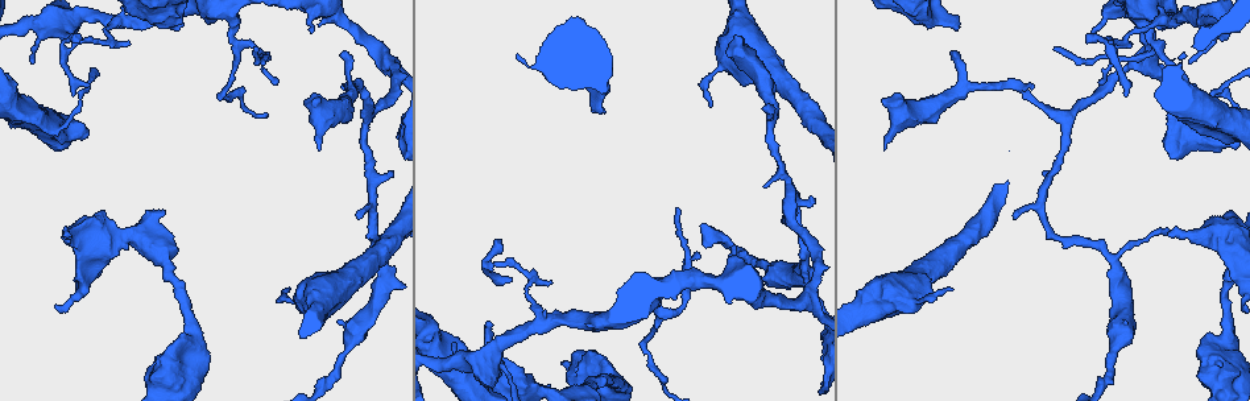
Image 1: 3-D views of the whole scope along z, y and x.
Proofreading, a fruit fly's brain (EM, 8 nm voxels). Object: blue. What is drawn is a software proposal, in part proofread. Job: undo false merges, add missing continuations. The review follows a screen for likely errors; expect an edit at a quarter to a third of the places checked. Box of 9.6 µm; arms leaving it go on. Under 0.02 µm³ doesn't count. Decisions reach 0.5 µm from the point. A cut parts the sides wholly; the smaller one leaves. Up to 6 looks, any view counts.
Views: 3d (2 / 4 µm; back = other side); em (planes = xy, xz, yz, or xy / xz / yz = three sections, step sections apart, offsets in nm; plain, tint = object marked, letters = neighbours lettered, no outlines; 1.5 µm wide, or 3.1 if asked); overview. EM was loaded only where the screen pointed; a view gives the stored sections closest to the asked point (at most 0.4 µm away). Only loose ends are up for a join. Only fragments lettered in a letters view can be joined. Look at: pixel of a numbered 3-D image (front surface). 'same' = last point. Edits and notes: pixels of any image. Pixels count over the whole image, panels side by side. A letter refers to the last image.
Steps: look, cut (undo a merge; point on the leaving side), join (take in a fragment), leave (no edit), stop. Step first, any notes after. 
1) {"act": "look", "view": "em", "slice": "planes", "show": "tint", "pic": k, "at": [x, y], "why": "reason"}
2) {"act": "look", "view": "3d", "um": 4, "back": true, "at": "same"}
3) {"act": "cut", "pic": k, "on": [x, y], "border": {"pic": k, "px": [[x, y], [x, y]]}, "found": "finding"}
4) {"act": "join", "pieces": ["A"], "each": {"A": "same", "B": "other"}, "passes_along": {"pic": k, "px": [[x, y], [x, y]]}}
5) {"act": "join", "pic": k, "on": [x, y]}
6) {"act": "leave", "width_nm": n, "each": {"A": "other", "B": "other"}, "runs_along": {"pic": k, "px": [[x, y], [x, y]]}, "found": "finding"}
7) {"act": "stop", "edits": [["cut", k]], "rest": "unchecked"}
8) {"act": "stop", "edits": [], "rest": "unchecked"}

{"act": "look", "view": "em", "slice": "yz", "step": 8, "show": "tint", "pic": 1, "at": [1202, 231], "why": "calibre changes"}

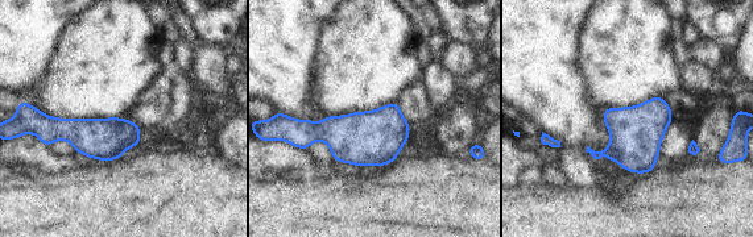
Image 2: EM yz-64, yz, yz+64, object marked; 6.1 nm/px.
{"act": "look", "view": "em", "slice": "planes", "show": "tint", "at": "same"}

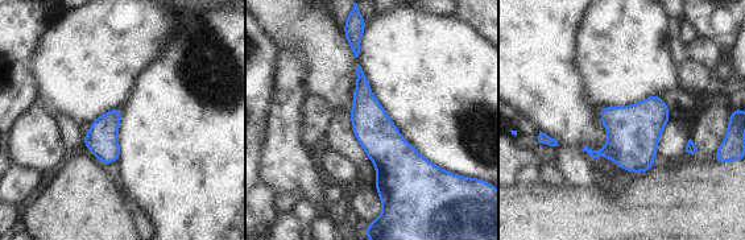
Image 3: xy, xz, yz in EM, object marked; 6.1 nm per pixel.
{"act": "look", "view": "em", "slice": "planes", "show": "letters", "at": "same"}

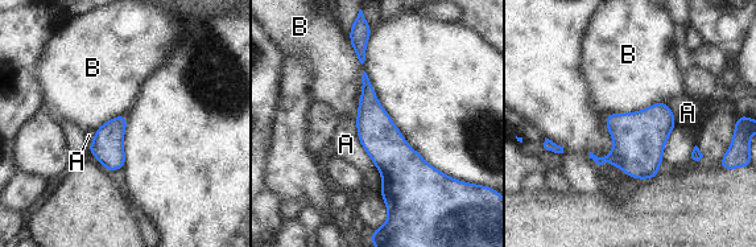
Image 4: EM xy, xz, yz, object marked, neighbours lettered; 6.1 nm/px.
{"act": "leave", "each": {"A": "other", "B": "other"}, "found": "one neuron here"}

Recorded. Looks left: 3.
{"act": "look", "view": "em", "slice": "planes", "show": "letters", "pic": 1, "at": [532, 279], "why": "sharp bend"}

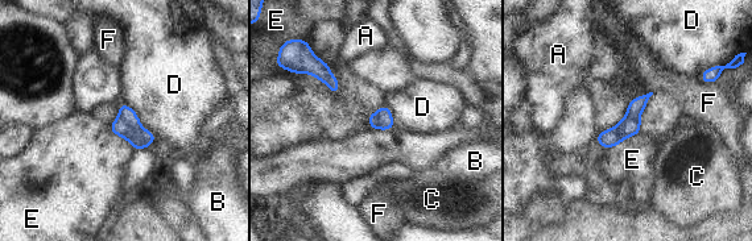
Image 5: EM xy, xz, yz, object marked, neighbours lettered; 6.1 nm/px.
{"act": "cut", "pic": 5, "on": [118, 127], "each": {"A": "other", "B": "other", "C": "other", "D": "other", "E": "other", "F": "other"}, "border": {"pic": 5, "px": [[119, 117], [128, 129], [125, 136]]}, "found": "a second neuron is stuck on"}

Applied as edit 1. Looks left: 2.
{"act": "stop", "edits": [["cut", 5]], "rest": "unchecked"}

